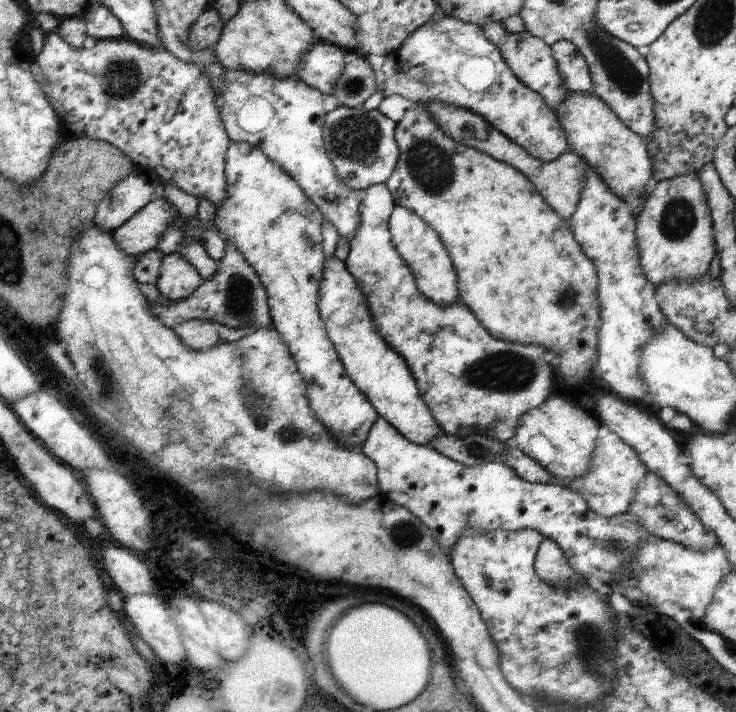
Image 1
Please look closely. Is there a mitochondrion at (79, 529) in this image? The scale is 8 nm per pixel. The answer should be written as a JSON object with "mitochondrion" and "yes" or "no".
{"mitochondrion":"no"}

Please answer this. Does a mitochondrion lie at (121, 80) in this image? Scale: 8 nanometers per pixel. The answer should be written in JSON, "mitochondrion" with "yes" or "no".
{"mitochondrion":"yes"}

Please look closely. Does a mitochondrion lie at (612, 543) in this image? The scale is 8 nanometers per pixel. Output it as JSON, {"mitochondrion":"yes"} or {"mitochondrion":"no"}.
{"mitochondrion":"yes"}

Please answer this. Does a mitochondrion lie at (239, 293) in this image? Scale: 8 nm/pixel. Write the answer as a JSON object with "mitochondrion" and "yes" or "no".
{"mitochondrion":"yes"}

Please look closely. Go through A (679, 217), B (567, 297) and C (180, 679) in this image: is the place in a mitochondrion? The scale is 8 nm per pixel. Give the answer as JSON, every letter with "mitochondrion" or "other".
{"A":"mitochondrion","B":"mitochondrion","C":"other"}

